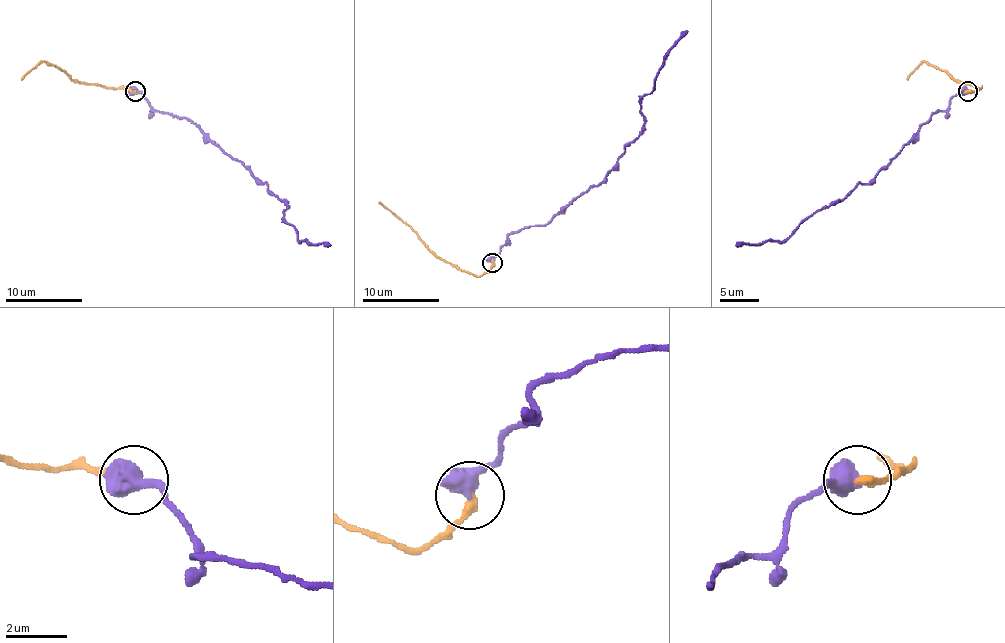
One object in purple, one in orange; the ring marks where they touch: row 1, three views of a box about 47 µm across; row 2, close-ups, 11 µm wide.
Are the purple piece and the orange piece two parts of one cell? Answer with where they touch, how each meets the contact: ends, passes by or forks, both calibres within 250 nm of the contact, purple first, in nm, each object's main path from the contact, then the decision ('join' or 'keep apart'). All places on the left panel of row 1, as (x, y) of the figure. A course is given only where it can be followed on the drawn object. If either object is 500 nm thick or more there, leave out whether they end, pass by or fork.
at (135, 91); 750 nm thick on the purple side, 320 nm on the other; purple runs (136, 90), (155, 112), (188, 117), (240, 160), (288, 206), (284, 219), (299, 241), (330, 244); orange runs (136, 90), (76, 83), (64, 71), (45, 62), (39, 62), (22, 79); keep apart

